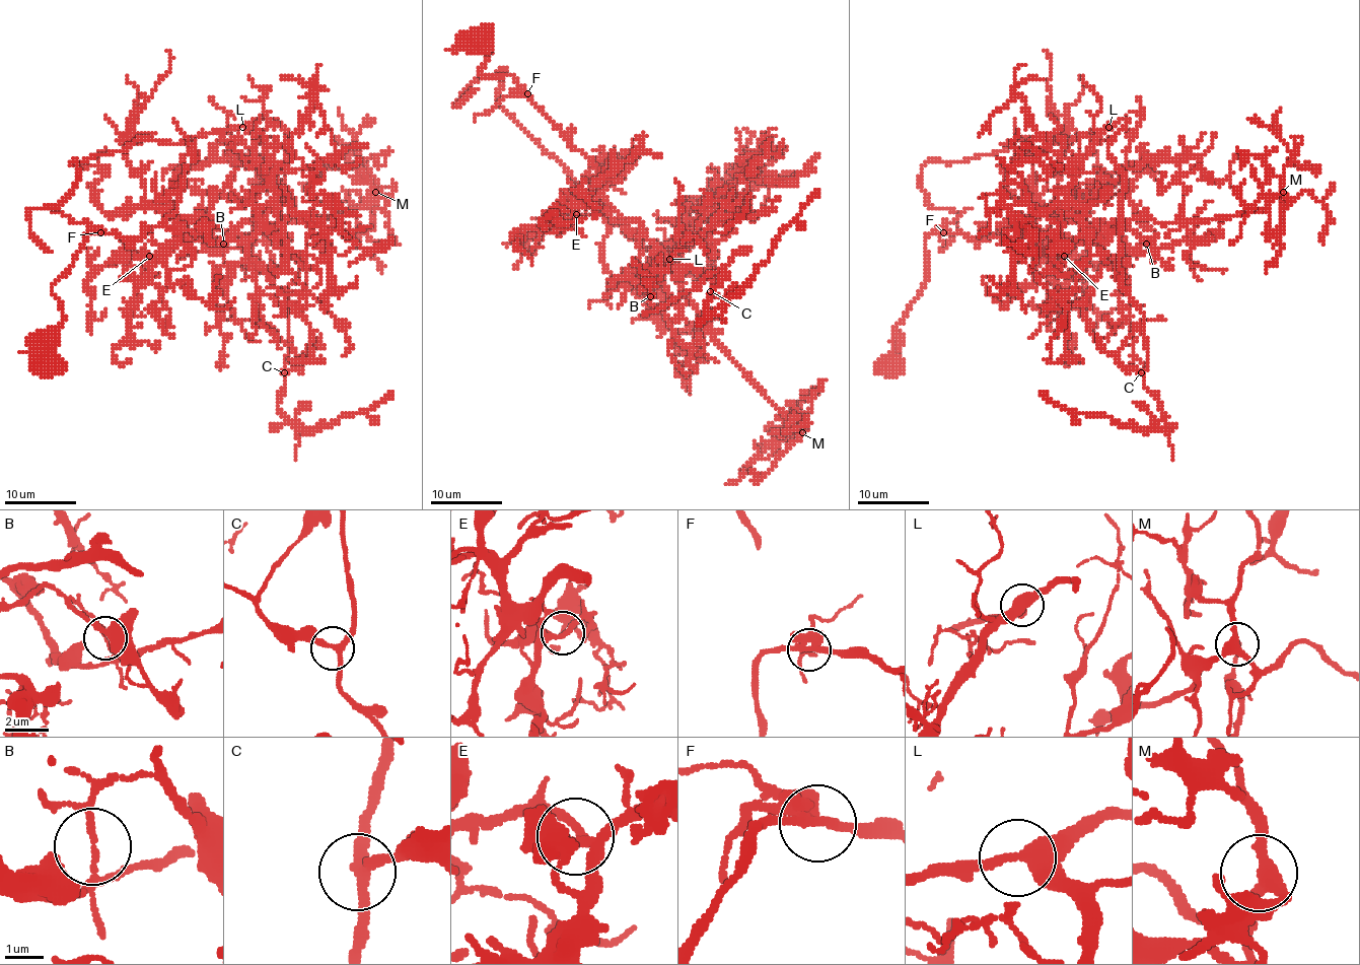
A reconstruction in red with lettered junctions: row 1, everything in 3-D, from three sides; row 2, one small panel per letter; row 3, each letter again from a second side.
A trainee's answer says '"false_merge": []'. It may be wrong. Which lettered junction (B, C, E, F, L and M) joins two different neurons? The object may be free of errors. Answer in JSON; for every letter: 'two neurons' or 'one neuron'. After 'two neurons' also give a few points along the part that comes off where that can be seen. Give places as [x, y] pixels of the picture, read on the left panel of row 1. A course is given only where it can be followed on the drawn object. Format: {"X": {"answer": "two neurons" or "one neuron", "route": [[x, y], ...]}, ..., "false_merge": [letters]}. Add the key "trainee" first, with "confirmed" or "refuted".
{"trainee": "refuted", "B": {"answer": "two neurons", "route": [[223, 244], [261, 227], [273, 186], [249, 130], [277, 122], [298, 270], [279, 409], [321, 428], [391, 391]]}, "C": {"answer": "one neuron"}, "E": {"answer": "one neuron"}, "F": {"answer": "one neuron"}, "L": {"answer": "one neuron"}, "M": {"answer": "one neuron"}, "false_merge": ["B"]}

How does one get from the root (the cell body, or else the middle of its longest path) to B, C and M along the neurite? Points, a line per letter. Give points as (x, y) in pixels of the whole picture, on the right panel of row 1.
B: (888, 365), (930, 232), (991, 238), (1033, 215), (1043, 231), (1108, 222), (1147, 244)
C: (888, 365), (930, 232), (1033, 215), (1050, 247), (1103, 244), (1068, 186), (1125, 120), (1108, 157), (1141, 372)
M: (888, 365), (930, 232), (991, 238), (1033, 215), (1055, 247), (1118, 220), (1231, 218), (1283, 192)

